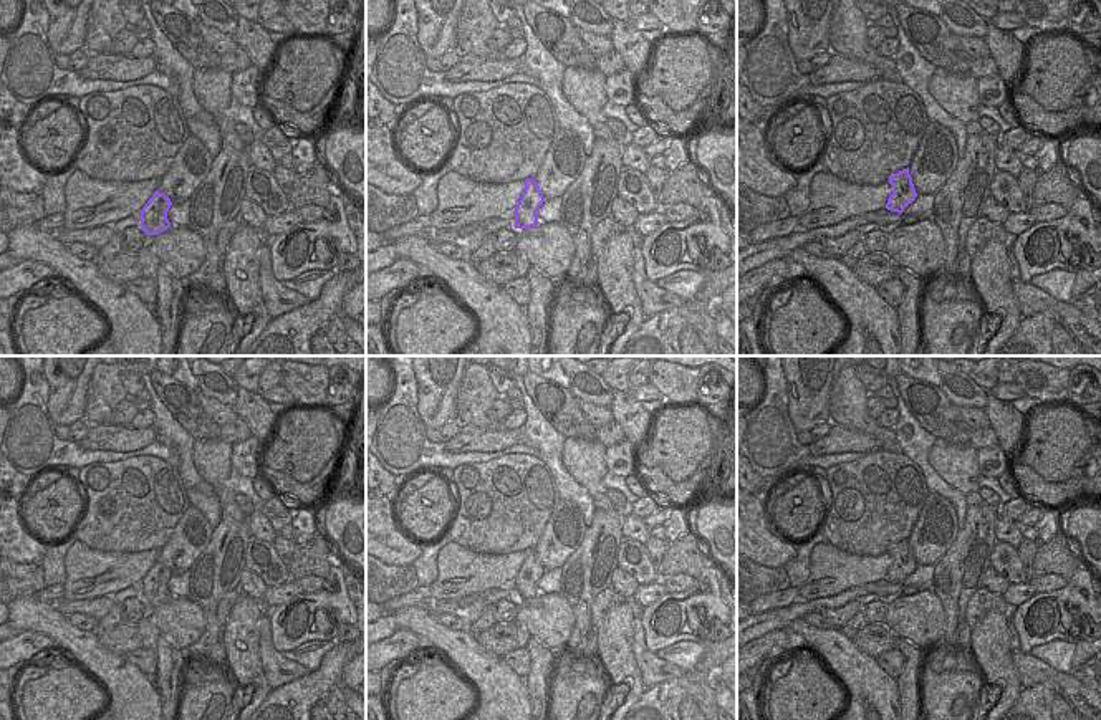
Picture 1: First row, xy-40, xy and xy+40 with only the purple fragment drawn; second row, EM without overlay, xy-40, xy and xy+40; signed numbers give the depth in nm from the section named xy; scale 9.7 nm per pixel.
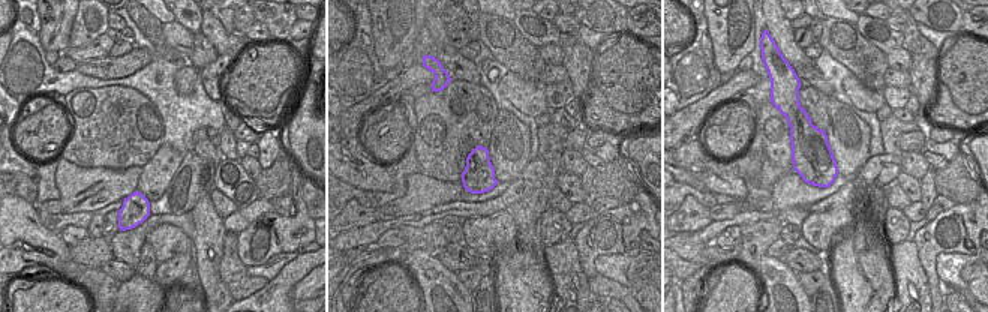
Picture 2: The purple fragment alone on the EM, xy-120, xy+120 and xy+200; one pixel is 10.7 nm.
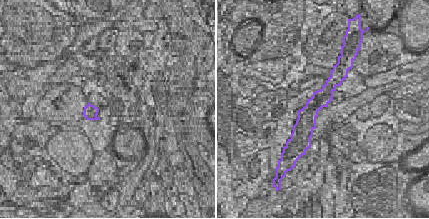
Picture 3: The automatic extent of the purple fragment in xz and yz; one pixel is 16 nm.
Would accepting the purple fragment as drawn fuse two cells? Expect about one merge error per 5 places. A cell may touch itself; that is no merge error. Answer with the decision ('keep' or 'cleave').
keep

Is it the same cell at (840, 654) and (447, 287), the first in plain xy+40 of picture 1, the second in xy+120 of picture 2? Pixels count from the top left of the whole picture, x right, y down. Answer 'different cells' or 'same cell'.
same cell

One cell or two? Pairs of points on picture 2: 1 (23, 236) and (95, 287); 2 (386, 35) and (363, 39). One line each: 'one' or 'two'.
1: one
2: two

